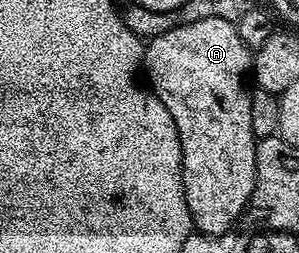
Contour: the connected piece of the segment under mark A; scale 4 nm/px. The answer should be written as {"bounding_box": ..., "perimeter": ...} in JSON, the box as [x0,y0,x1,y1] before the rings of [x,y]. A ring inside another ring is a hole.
{"bounding_box":[143,18,258,237],"perimeter":[[[205,18],[199,19],[198,22],[187,23],[186,26],[175,27],[174,30],[167,31],[166,34],[152,38],[143,49],[143,73],[149,76],[147,80],[148,88],[171,111],[171,119],[175,119],[175,127],[179,131],[179,143],[181,144],[181,174],[185,184],[185,198],[187,207],[191,211],[196,232],[203,233],[211,237],[217,237],[221,233],[227,233],[236,226],[239,218],[246,212],[249,199],[253,195],[255,179],[257,178],[257,142],[258,138],[253,136],[251,131],[251,92],[250,86],[245,86],[245,77],[251,73],[251,51],[239,39],[239,31],[236,24],[227,19]]]}

